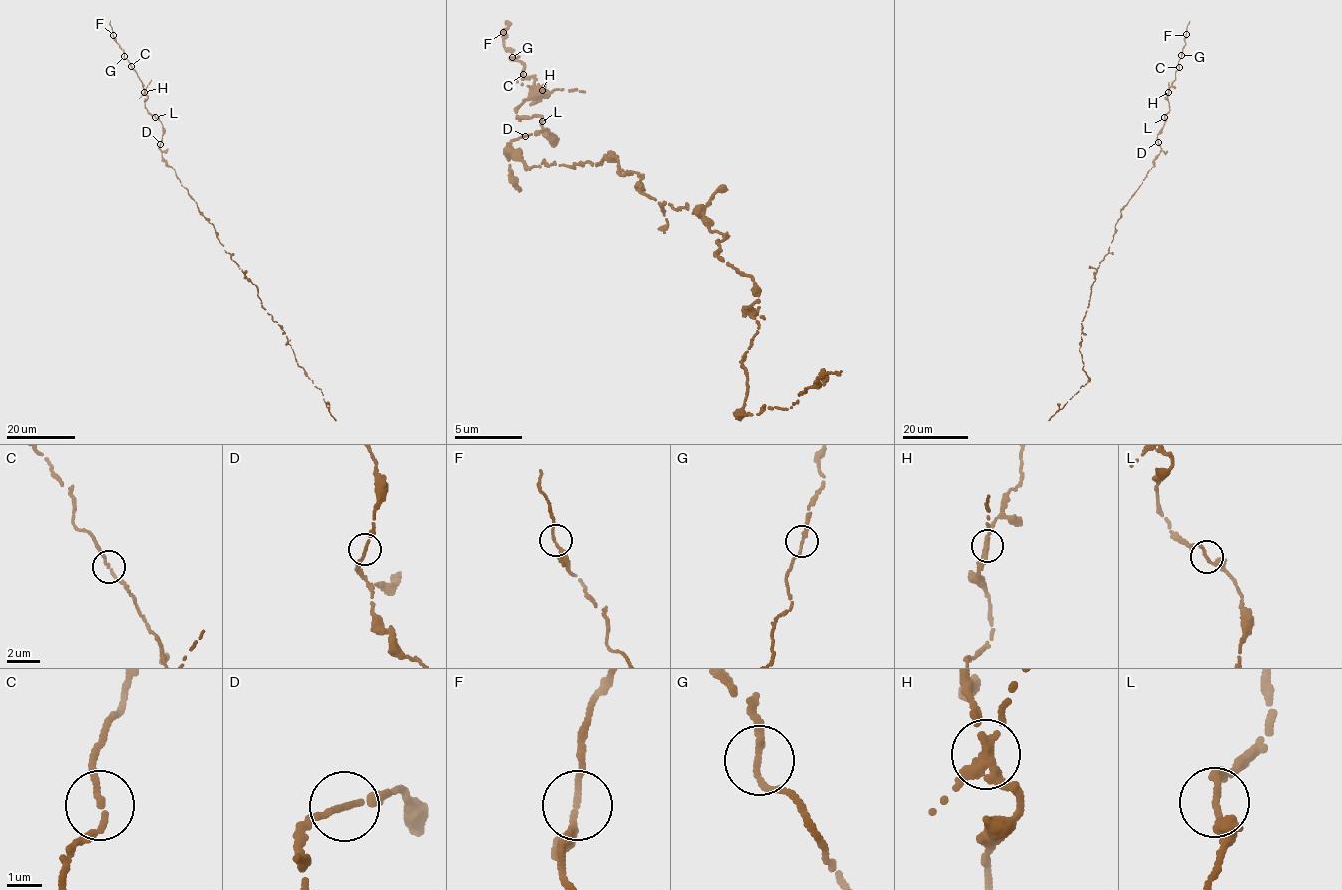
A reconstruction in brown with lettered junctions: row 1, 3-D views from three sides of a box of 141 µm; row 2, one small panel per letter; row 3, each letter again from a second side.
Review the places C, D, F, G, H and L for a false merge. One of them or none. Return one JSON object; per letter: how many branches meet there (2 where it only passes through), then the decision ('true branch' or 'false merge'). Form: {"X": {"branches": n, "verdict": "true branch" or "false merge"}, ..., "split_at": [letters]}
{"C": {"branches": 2, "verdict": "true branch"}, "D": {"branches": 2, "verdict": "true branch"}, "F": {"branches": 2, "verdict": "true branch"}, "G": {"branches": 2, "verdict": "true branch"}, "H": {"branches": 3, "verdict": "true branch"}, "L": {"branches": 2, "verdict": "true branch"}, "split_at": []}

